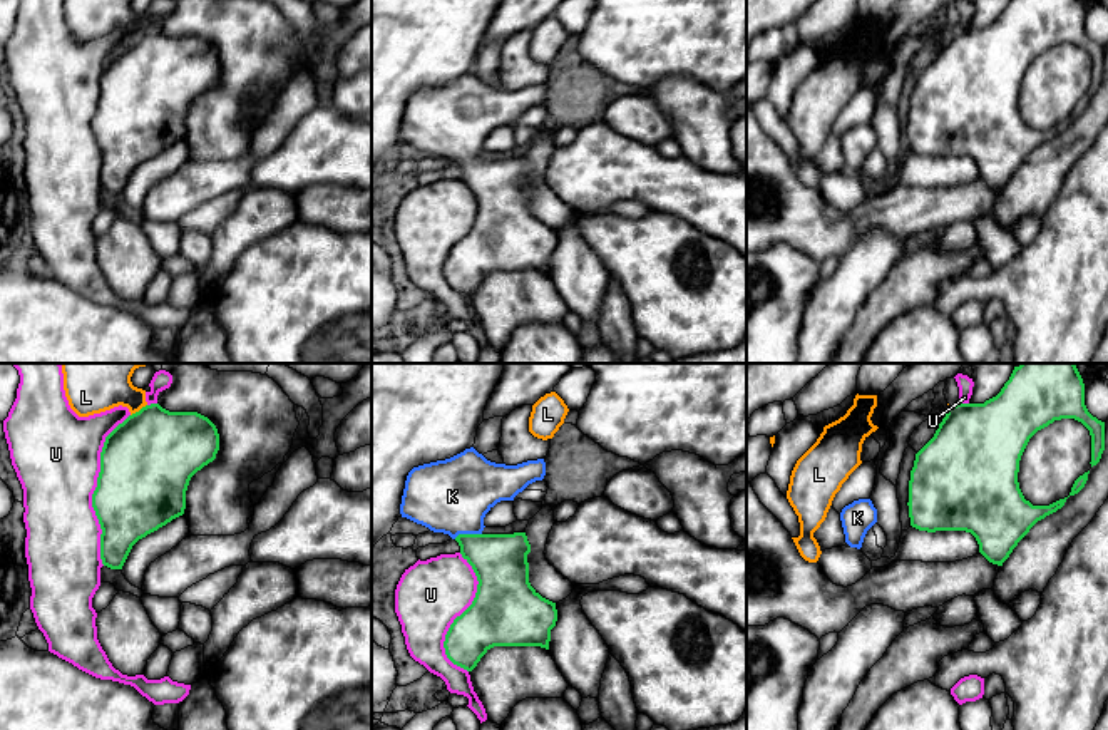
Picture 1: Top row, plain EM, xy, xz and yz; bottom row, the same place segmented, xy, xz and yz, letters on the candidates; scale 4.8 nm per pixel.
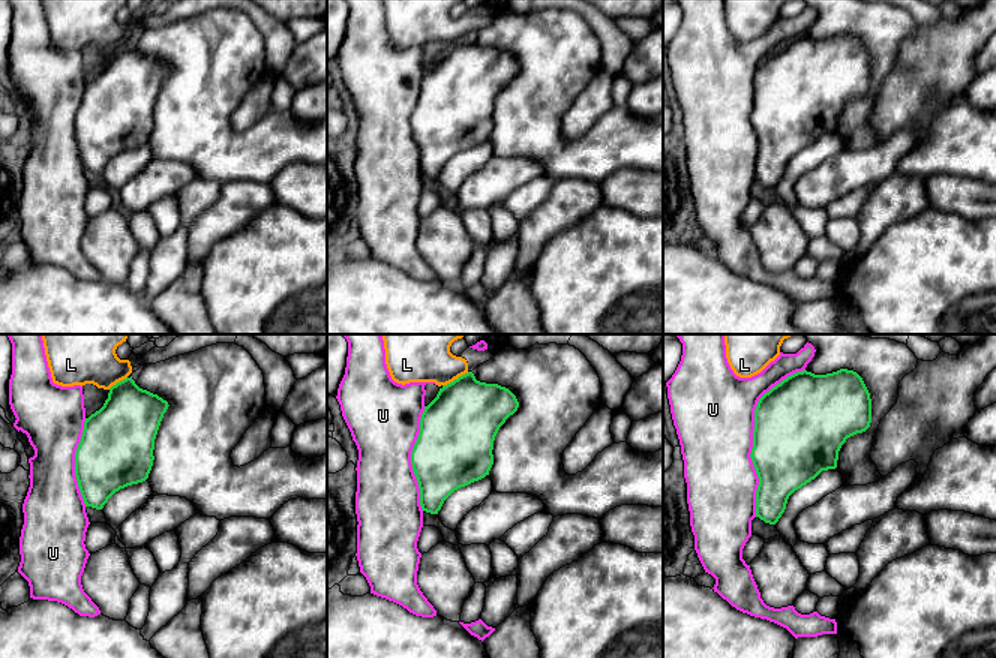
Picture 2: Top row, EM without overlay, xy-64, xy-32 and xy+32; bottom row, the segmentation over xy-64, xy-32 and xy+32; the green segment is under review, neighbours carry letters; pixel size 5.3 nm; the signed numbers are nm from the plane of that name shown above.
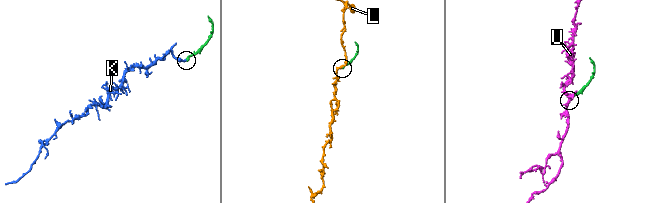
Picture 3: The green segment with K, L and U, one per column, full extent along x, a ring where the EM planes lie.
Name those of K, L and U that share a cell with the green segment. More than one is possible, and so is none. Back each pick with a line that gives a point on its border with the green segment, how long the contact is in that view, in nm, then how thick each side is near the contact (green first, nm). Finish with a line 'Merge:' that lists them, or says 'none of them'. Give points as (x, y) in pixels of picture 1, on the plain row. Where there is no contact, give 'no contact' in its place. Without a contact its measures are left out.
K: xz (467, 159) | 140 nm | 260/360 nm
Merge: K

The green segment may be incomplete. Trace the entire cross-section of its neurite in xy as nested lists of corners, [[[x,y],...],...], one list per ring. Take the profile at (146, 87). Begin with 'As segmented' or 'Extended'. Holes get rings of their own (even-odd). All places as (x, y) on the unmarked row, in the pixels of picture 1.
As segmented. [[[151,28],[119,49],[105,62],[92,119],[92,132],[102,154],[102,189],[122,194],[139,164],[182,141],[191,102],[213,87],[218,75],[216,50],[197,37],[169,37],[159,28]]]

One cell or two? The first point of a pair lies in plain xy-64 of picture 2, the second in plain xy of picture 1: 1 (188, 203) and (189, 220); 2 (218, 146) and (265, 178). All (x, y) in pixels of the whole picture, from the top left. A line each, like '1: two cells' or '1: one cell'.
1: one cell
2: one cell

